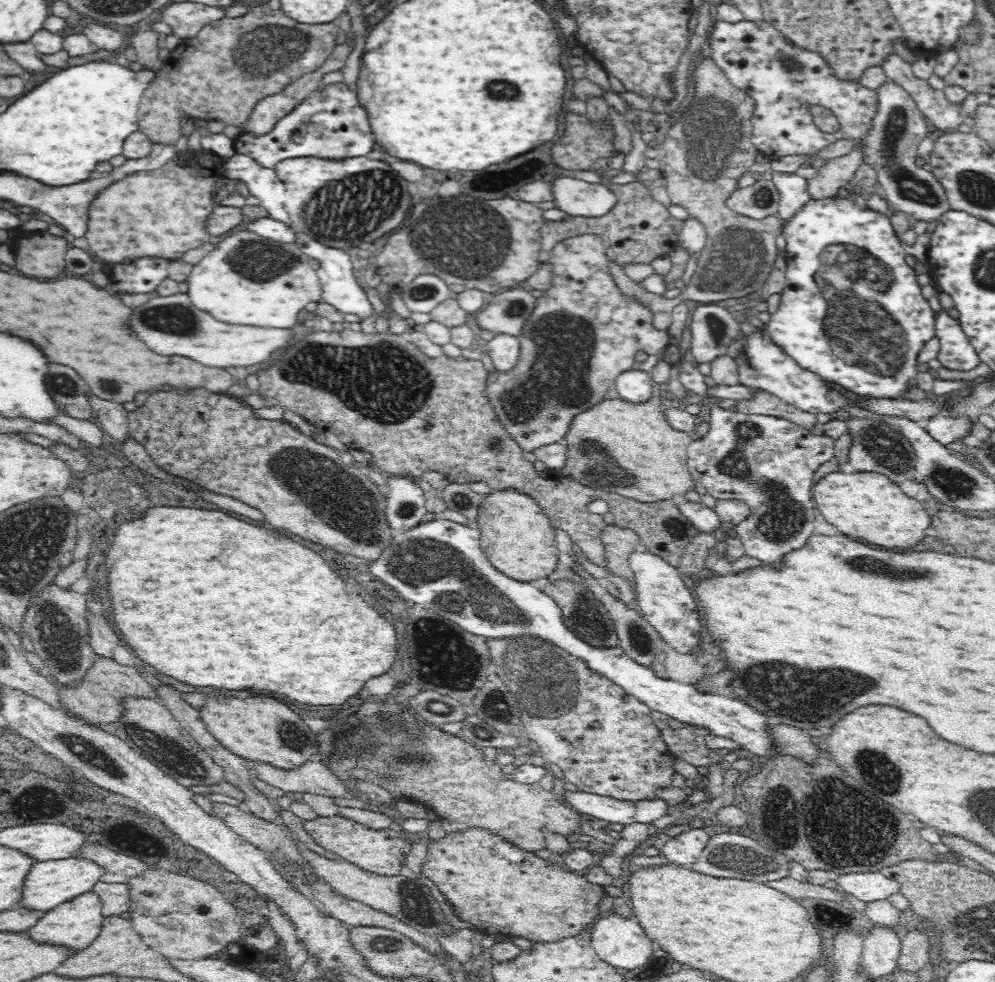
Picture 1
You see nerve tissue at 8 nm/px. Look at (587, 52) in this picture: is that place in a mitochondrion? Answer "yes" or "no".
no

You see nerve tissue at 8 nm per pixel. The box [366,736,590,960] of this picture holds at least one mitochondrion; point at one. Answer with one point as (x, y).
(416, 906)

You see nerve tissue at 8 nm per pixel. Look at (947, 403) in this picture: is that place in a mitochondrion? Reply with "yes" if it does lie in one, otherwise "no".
no

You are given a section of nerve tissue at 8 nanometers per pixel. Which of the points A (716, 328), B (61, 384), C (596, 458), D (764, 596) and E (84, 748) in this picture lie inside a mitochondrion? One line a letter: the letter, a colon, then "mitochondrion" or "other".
A: mitochondrion
B: mitochondrion
C: mitochondrion
D: other
E: mitochondrion

